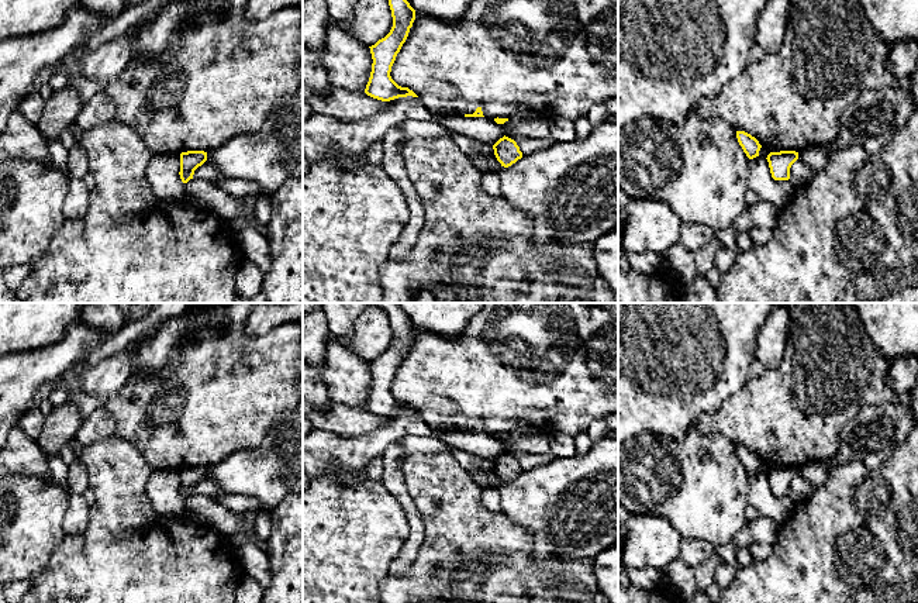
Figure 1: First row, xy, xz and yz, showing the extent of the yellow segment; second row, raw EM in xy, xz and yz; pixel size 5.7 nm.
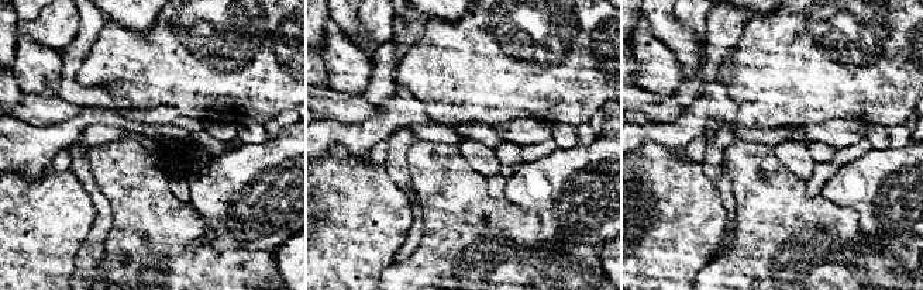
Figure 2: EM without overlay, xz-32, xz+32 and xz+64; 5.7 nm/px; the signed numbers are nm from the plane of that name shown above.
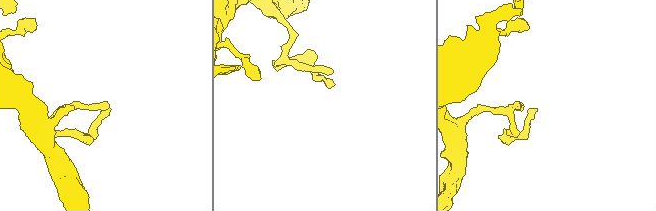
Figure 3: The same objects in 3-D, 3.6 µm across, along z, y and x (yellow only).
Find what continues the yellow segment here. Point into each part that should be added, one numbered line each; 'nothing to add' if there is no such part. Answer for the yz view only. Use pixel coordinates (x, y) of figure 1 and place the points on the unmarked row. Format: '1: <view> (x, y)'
nothing to add

